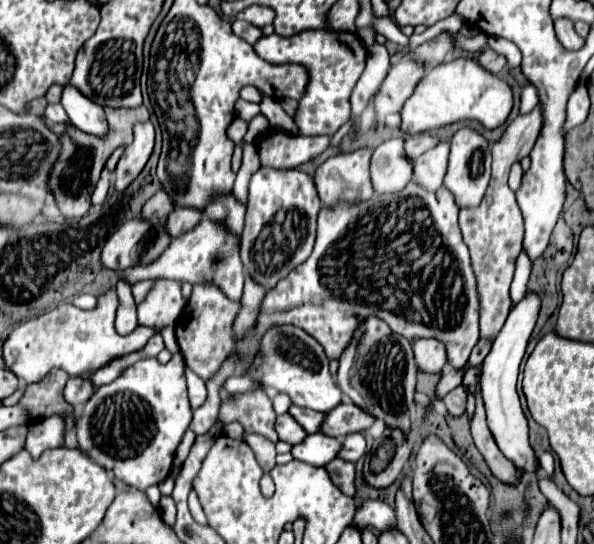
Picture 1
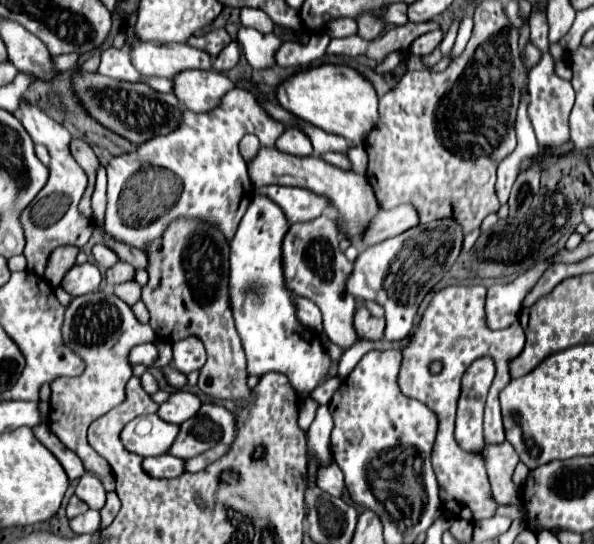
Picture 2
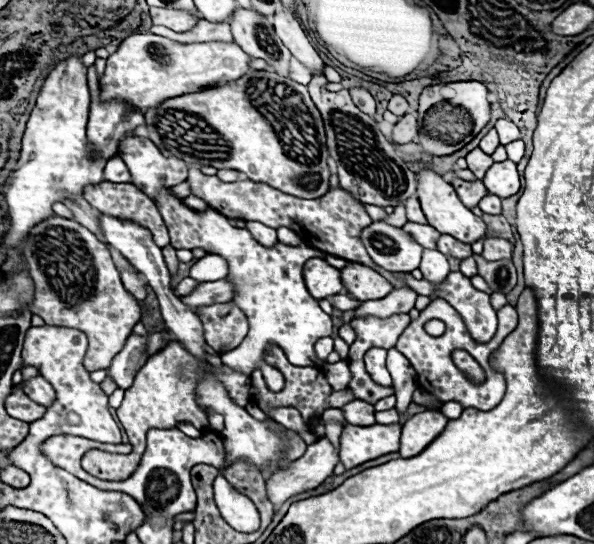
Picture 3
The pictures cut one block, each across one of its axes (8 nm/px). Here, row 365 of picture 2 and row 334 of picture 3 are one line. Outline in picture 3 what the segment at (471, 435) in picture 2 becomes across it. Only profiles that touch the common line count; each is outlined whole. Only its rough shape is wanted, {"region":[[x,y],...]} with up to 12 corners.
{"region":[[450,272],[436,294],[460,312],[476,342],[496,334],[490,296],[462,272]]}

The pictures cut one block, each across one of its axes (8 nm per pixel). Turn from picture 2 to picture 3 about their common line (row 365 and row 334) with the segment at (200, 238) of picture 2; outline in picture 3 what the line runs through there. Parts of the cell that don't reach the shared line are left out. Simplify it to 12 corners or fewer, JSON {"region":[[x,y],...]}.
{"region":[[232,302],[200,306],[204,338],[216,352],[234,350],[248,332]]}

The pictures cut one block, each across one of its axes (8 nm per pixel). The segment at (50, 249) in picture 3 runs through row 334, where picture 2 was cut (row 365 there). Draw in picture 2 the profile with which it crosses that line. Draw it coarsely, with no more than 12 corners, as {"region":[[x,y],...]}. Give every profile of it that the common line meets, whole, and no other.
{"region":[[110,292],[74,298],[64,342],[78,378],[50,384],[50,430],[110,474],[86,430],[124,402],[128,352],[158,342]]}

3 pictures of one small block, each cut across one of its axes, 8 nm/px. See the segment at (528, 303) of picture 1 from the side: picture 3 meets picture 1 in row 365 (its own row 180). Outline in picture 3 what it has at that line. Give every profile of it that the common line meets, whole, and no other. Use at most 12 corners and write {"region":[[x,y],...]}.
{"region":[[510,160],[492,164],[482,182],[490,194],[508,198],[520,190]]}

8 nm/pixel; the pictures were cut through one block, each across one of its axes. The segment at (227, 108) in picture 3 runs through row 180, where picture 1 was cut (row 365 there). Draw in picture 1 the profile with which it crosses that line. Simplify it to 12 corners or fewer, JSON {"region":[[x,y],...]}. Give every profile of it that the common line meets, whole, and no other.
{"region":[[270,328],[254,372],[292,404],[326,413],[342,402],[320,344]]}

